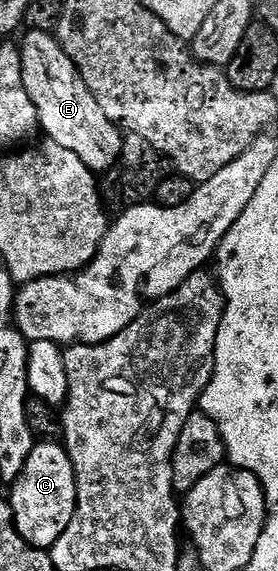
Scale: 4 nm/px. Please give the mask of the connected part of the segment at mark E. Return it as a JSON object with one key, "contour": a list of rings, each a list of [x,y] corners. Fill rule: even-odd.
{"contour":[[[25,32],[24,45],[19,46],[24,83],[32,94],[32,101],[40,116],[38,125],[48,132],[47,136],[56,141],[66,151],[74,151],[82,163],[97,175],[103,175],[111,169],[120,157],[122,133],[116,124],[108,118],[106,111],[98,107],[94,95],[86,87],[76,65],[66,55],[51,33]]]}

